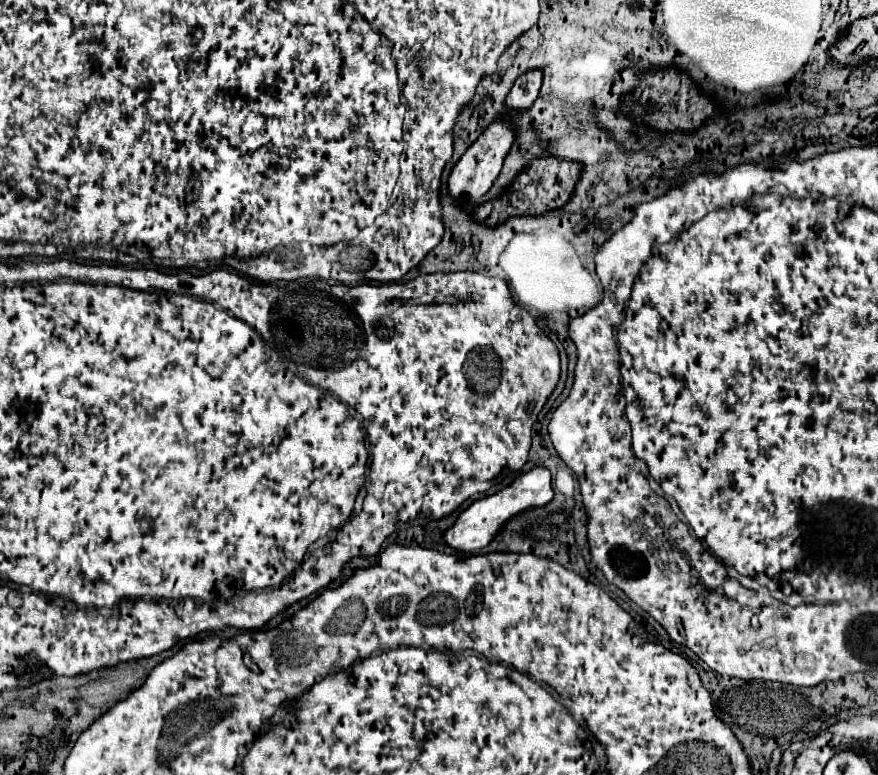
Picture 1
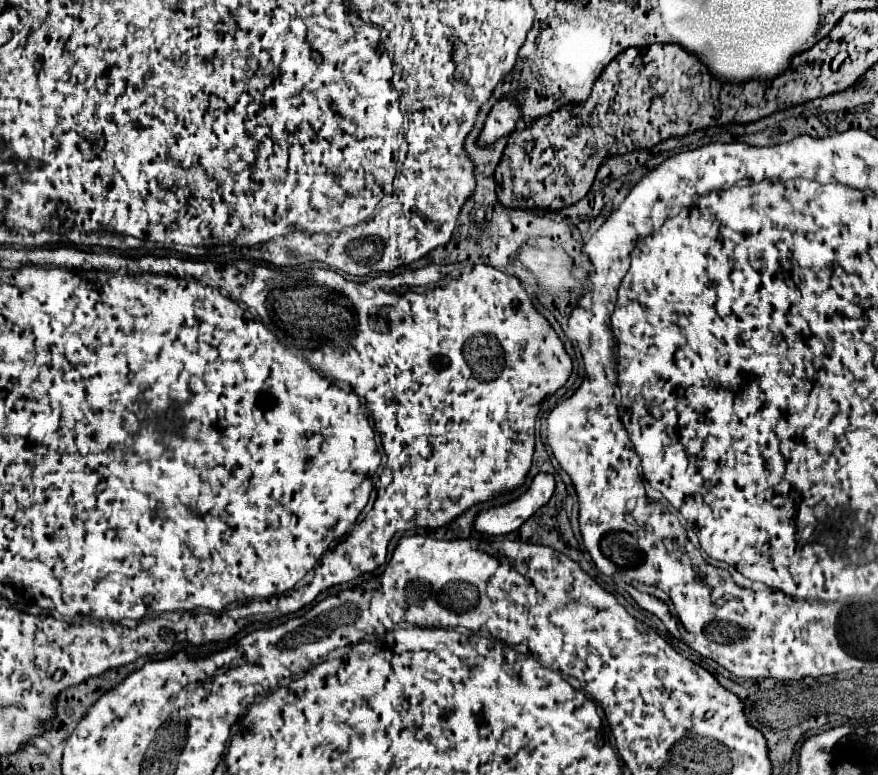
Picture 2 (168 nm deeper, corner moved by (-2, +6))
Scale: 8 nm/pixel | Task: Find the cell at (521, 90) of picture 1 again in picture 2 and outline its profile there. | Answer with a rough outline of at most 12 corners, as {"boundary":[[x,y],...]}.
{"boundary":[[498,101],[486,119],[480,143],[508,137],[520,121],[514,101]]}

